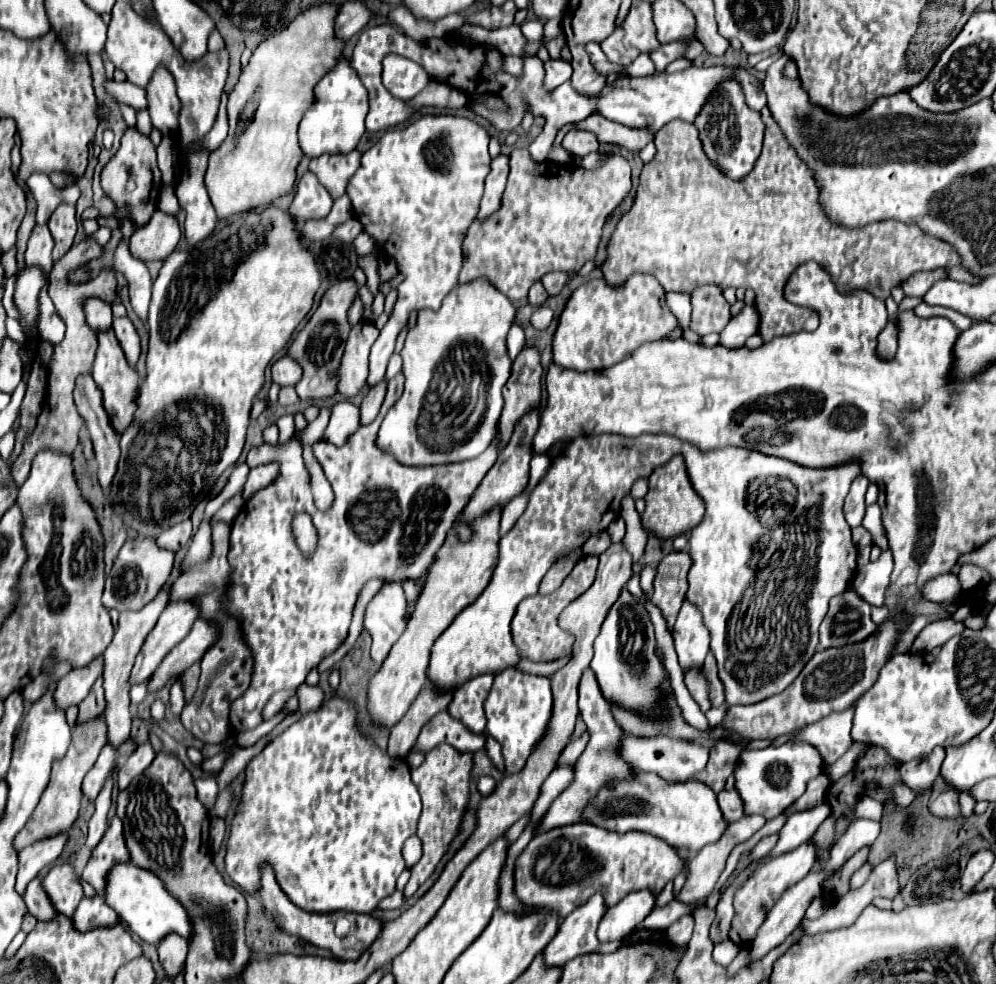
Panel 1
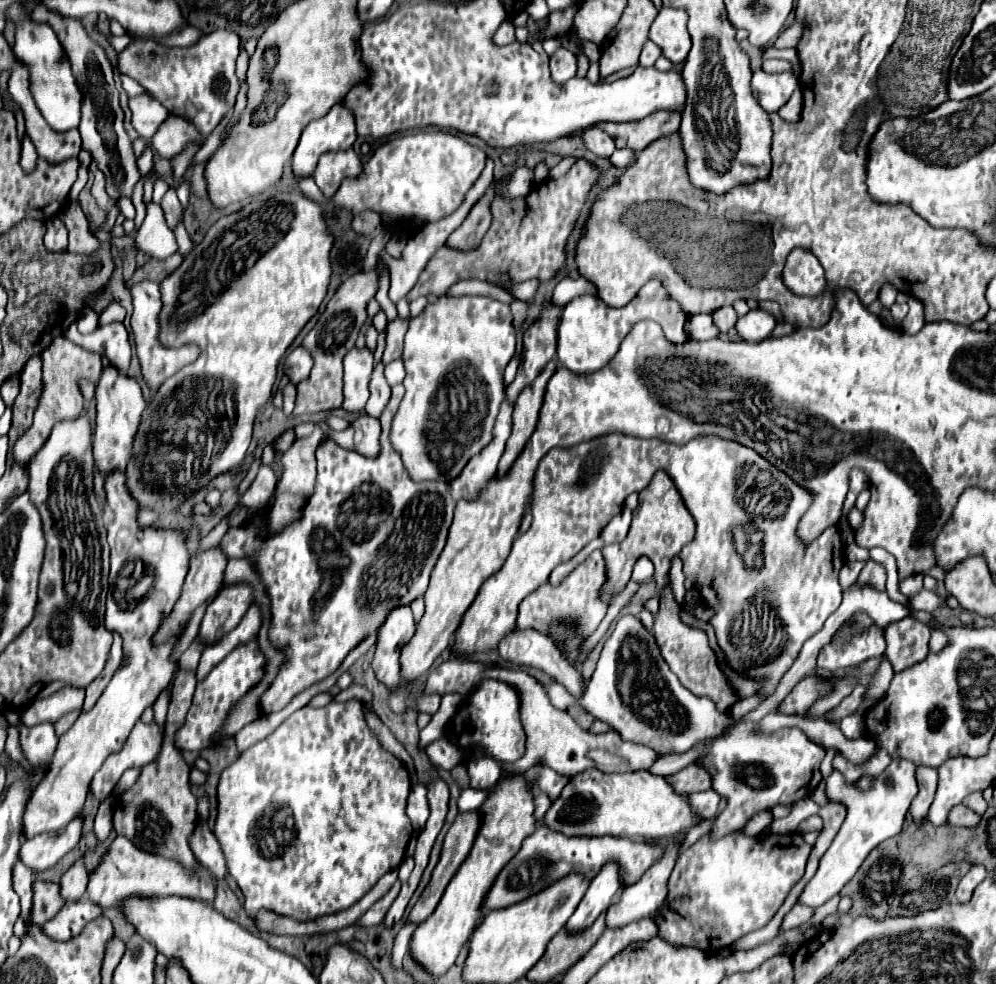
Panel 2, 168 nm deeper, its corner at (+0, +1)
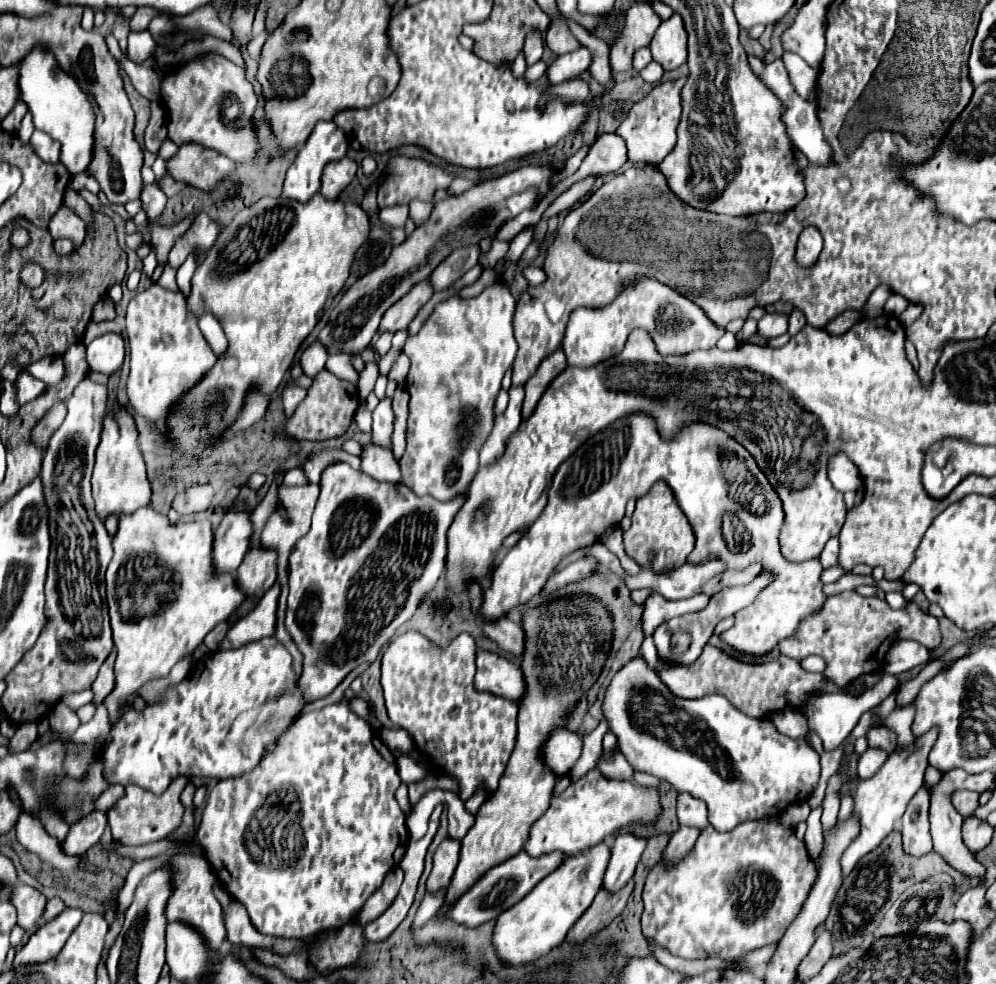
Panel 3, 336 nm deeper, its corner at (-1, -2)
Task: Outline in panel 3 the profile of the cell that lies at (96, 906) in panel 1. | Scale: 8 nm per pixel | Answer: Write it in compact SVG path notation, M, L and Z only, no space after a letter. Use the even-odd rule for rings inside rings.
M64 909L56 919L46 921L32 933L28 943L16 953L14 965L42 963L58 955L58 951L64 947L72 931L78 927L82 915L84 913L80 909Z

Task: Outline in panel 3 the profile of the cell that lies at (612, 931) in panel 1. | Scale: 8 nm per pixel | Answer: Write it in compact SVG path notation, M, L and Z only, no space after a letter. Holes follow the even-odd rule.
M680 827L676 833L672 833L666 849L662 851L662 863L678 863L684 855L690 853L696 839L700 835L700 829L696 827Z

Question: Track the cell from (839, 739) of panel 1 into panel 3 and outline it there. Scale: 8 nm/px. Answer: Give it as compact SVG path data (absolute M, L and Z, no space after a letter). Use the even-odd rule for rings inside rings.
M868 748L862 755L858 757L857 772L860 779L870 779L878 773L878 769L886 763L888 759L888 751L878 748Z

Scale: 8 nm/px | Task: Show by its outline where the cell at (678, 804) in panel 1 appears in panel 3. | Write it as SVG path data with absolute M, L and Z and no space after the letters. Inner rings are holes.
M592 769L578 781L570 783L564 793L552 797L548 811L532 825L530 839L524 849L530 851L530 855L544 855L550 851L578 855L602 843L604 837L614 835L624 827L630 825L650 827L656 823L660 815L662 815L662 805L656 787L606 779L604 775L598 773L598 769Z

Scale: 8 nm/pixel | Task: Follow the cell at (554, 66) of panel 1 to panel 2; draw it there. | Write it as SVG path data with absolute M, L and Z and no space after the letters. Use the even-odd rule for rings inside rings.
M559 48L553 56L551 56L551 78L557 84L565 84L567 80L575 78L577 74L577 54L567 50L567 48Z

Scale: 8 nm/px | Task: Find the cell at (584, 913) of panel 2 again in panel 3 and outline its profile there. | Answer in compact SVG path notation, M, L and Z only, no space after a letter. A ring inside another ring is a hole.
M620 833L616 837L616 843L612 847L612 857L608 863L608 869L604 873L604 883L602 887L608 893L620 891L634 875L636 863L646 847L646 841L630 835L630 833Z

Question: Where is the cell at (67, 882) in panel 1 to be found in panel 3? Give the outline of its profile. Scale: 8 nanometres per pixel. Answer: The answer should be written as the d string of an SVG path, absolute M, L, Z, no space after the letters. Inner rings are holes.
M18 883L18 891L14 891L12 903L18 909L18 925L22 929L32 929L44 915L46 897L38 889Z

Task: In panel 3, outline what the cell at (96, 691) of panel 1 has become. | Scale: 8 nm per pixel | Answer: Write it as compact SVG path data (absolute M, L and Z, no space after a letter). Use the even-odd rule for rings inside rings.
M112 651L110 655L108 655L108 659L104 661L104 665L100 667L100 671L98 671L98 677L96 677L96 681L92 683L92 693L94 693L94 699L92 699L92 703L94 705L100 705L102 703L102 699L112 691L112 687L114 687L114 659L116 659L116 651Z

